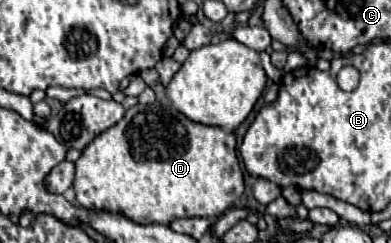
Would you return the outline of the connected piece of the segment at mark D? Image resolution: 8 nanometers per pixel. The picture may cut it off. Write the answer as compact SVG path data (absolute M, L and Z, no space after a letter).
M160 102L154 104L136 104L134 108L126 110L124 118L114 124L114 128L108 128L106 132L98 134L84 150L82 156L76 160L76 178L74 178L74 186L76 190L76 202L84 208L96 208L96 210L110 210L110 212L120 212L126 218L138 222L138 224L170 224L176 218L188 218L188 216L200 216L200 218L208 218L208 220L216 220L218 216L222 216L228 208L232 208L236 204L236 200L244 194L244 174L236 156L236 136L232 132L224 132L222 128L216 126L206 126L206 124L198 124L188 120L184 114L180 114L174 108L166 108Z

